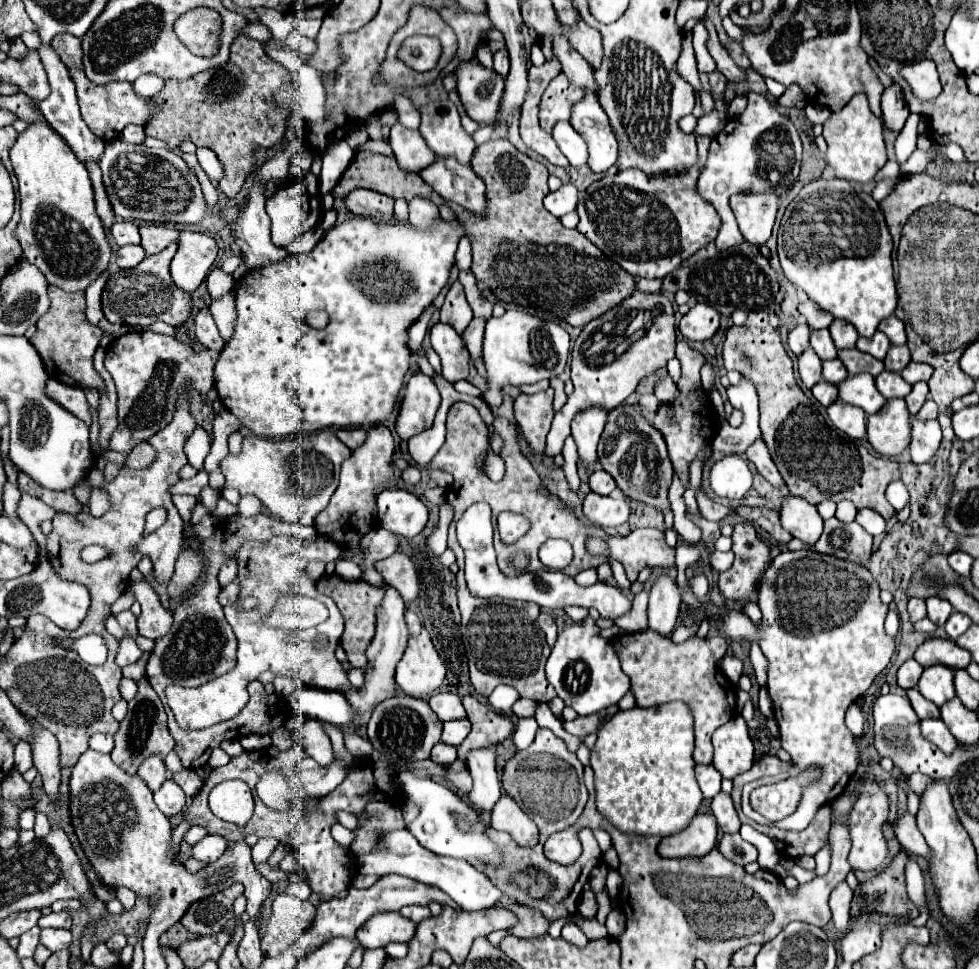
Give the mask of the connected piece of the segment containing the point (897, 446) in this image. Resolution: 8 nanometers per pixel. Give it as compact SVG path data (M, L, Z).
M902 398L888 400L882 410L868 416L868 442L878 454L898 456L910 444L910 412Z

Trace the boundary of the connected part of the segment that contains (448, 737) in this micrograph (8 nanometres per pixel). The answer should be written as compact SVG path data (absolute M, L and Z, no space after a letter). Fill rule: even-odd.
M468 718L462 720L452 720L452 722L444 722L444 732L442 732L442 742L450 744L450 746L460 746L464 742L464 738L470 732L470 722Z

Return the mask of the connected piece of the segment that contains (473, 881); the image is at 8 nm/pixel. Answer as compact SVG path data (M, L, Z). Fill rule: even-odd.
M390 830L382 832L378 836L378 848L372 850L370 854L358 856L356 858L358 872L360 874L376 874L376 876L386 876L386 874L402 874L408 878L414 878L424 884L438 886L442 892L446 892L458 906L464 910L486 910L492 904L496 904L502 898L502 892L490 882L488 876L478 872L472 864L464 860L452 860L446 856L436 856L434 852L428 852L420 842L410 834L410 830Z

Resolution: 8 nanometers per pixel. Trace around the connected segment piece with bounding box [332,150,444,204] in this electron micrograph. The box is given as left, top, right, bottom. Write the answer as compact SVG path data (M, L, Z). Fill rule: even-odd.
M358 150L356 152L352 164L346 168L346 172L342 174L342 178L334 186L332 194L338 196L338 198L344 198L354 188L370 188L370 190L376 190L380 194L388 194L392 198L406 198L406 200L410 200L412 196L420 194L424 198L430 198L434 204L444 204L444 198L438 196L438 192L434 192L434 188L430 188L418 174L406 172L406 170L402 170L398 166L398 162L394 158L388 158L388 156L370 152L370 150Z

